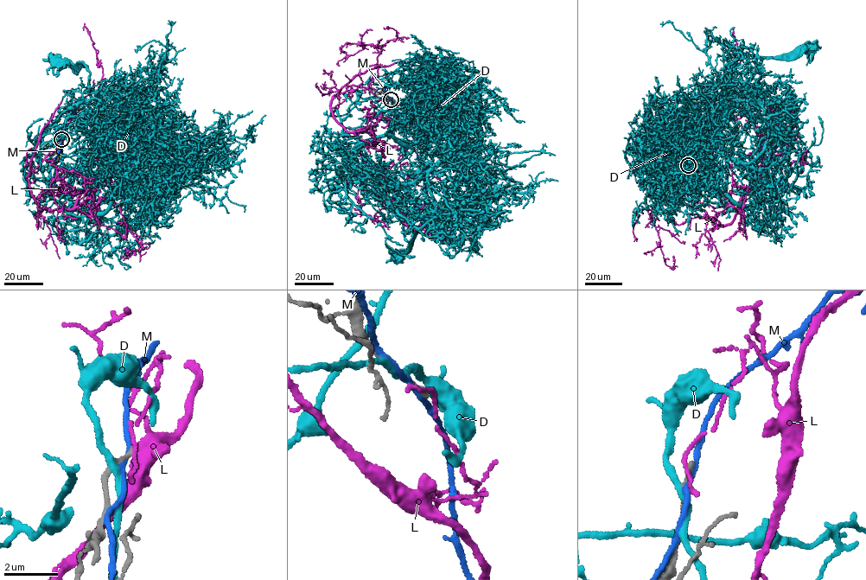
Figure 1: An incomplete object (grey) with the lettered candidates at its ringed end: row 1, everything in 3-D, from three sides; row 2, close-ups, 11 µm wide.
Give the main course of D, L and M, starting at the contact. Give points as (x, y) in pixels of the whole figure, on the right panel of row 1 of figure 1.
D: (687, 168), (703, 196), (734, 208), (703, 183), (718, 181), (732, 156), (713, 117), (760, 61), (821, 47)
L: (688, 166), (692, 158), (696, 208), (719, 225), (733, 222), (763, 153), (759, 131), (732, 100), (733, 36)
M: (688, 167), (690, 160), (703, 151), (723, 109), (717, 110)

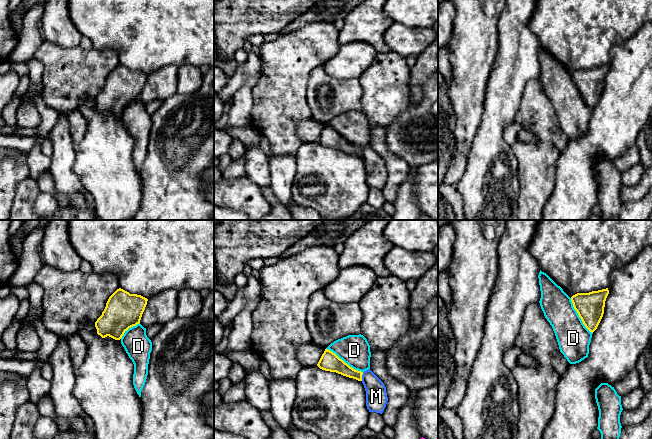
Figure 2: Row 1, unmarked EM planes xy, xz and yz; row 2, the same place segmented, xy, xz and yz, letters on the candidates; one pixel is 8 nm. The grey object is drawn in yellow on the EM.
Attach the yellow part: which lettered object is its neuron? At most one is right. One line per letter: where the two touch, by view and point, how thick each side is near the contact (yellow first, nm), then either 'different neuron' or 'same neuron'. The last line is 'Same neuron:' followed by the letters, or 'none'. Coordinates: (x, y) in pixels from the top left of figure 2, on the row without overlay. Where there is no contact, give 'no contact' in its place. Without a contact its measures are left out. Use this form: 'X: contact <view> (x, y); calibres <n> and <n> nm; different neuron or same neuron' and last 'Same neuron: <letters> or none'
D: contact xz (343, 137); calibres 160 and 240 nm; different neuron
L: no contact; different neuron
M: contact xz (361, 152); calibres 140 and 180 nm; different neuron
Same neuron: none

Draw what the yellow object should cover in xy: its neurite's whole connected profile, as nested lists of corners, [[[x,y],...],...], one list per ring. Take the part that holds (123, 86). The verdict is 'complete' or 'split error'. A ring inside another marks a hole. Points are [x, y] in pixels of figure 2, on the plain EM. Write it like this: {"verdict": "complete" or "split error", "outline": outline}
{"verdict": "complete", "outline": [[[119,64],[108,75],[102,91],[95,98],[97,110],[120,116],[131,103],[140,99],[148,75]]]}

